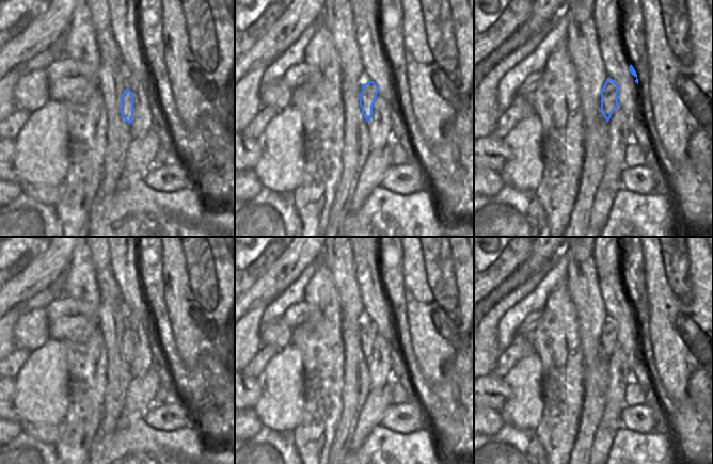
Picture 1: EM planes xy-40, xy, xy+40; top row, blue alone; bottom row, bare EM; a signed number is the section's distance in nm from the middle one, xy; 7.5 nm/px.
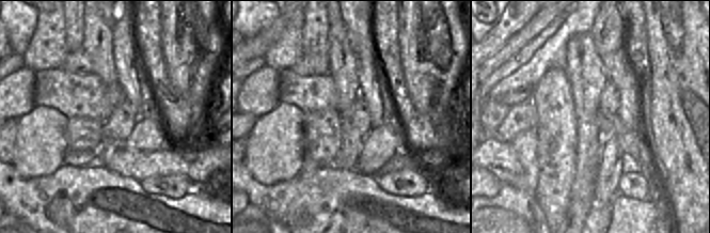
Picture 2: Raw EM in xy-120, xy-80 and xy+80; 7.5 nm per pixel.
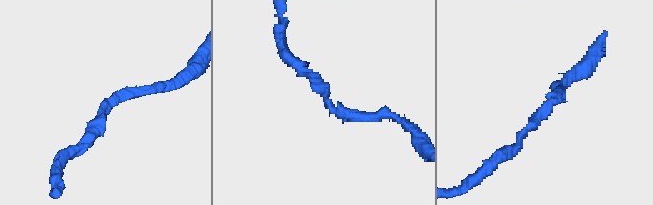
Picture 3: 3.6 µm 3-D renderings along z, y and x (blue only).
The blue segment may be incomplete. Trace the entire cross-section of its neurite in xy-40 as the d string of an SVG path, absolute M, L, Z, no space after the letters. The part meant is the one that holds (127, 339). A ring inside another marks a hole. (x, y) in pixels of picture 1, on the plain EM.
M126 327L121 338L121 353L125 361L131 362L133 357L133 332Z

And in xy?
M369 320L362 324L360 345L362 347L362 353L367 361L369 361L373 355L373 345L378 331L379 325L374 320Z

